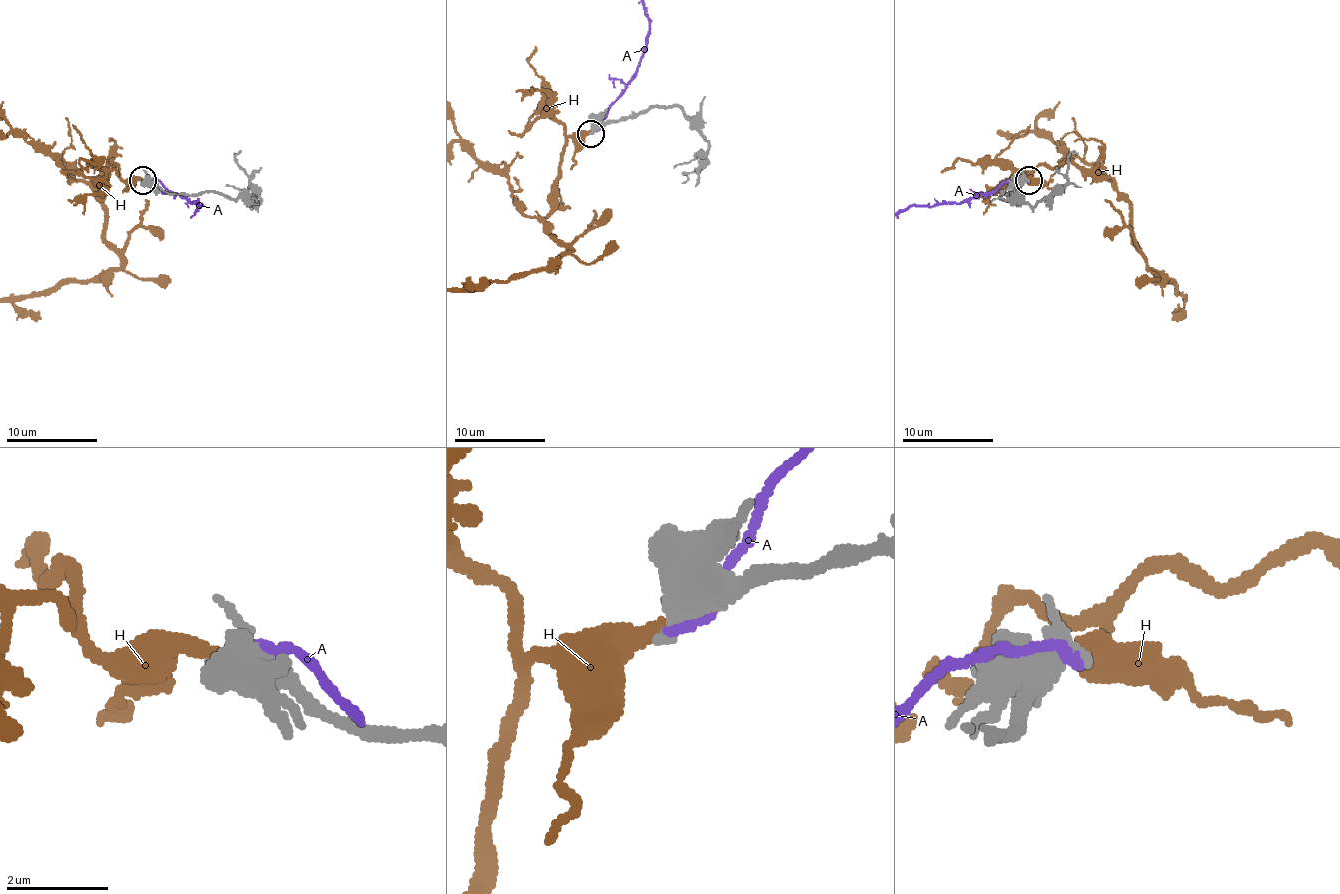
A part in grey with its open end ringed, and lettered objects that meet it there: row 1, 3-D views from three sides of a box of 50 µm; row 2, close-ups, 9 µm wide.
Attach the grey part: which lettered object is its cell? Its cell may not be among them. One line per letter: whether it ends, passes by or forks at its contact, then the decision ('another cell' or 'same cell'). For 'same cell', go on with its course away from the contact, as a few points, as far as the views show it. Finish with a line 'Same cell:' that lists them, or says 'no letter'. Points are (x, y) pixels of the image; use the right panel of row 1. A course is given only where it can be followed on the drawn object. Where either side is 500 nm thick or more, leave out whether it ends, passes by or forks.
A: another cell
H: it ends | another cell
Same cell: no letter

